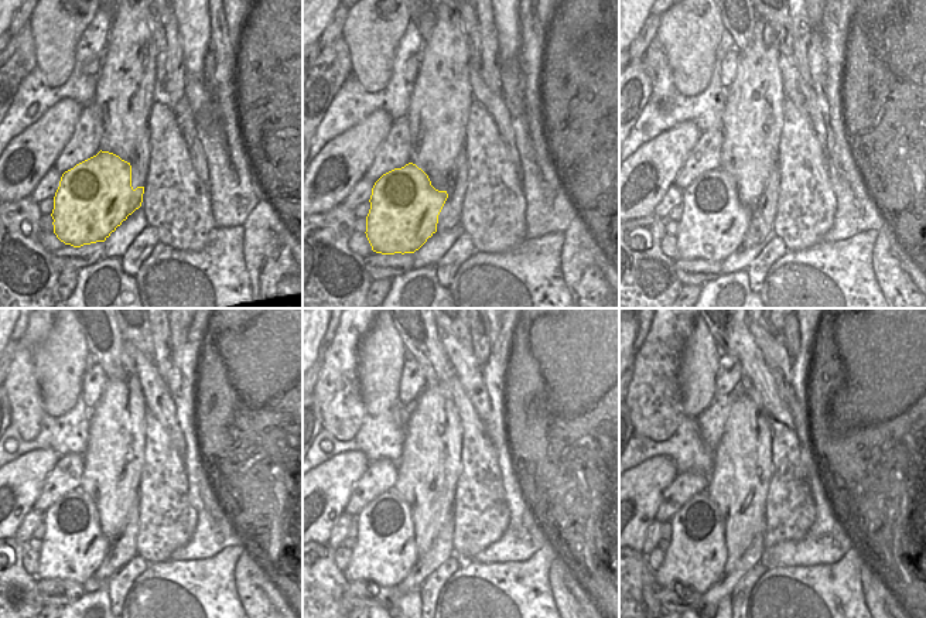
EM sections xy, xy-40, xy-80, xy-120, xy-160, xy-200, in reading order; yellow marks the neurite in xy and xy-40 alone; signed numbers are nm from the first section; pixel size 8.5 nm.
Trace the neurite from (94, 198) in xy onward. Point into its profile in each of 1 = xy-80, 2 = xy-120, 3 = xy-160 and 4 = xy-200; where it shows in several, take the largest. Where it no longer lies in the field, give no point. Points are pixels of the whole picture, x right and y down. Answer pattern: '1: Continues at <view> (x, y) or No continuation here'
1: Continues at xy-80 (713, 224)
2: Continues at xy-120 (74, 546)
3: Continues at xy-160 (385, 552)
4: Continues at xy-200 (697, 553)

